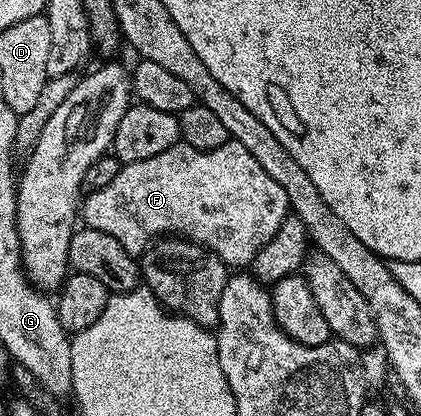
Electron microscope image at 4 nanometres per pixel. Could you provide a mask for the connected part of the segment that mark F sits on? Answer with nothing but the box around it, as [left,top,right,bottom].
[79,140,290,268]

